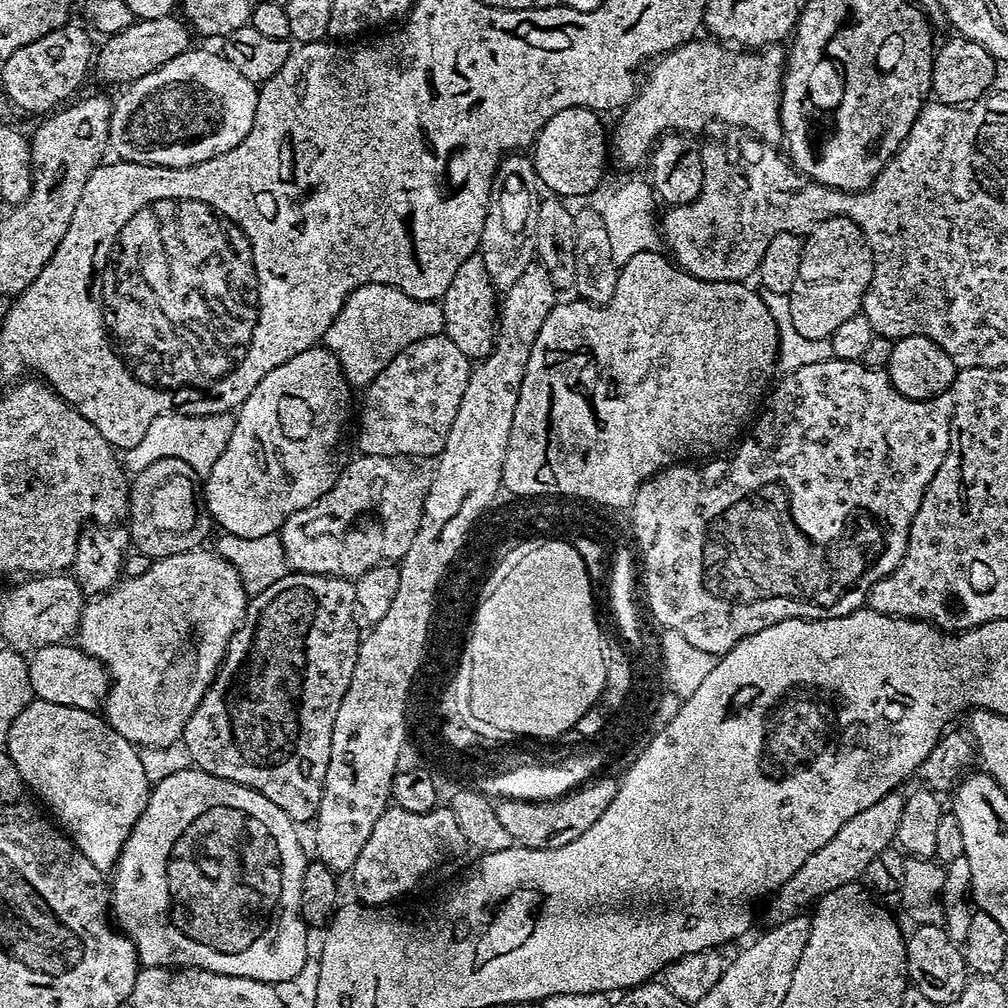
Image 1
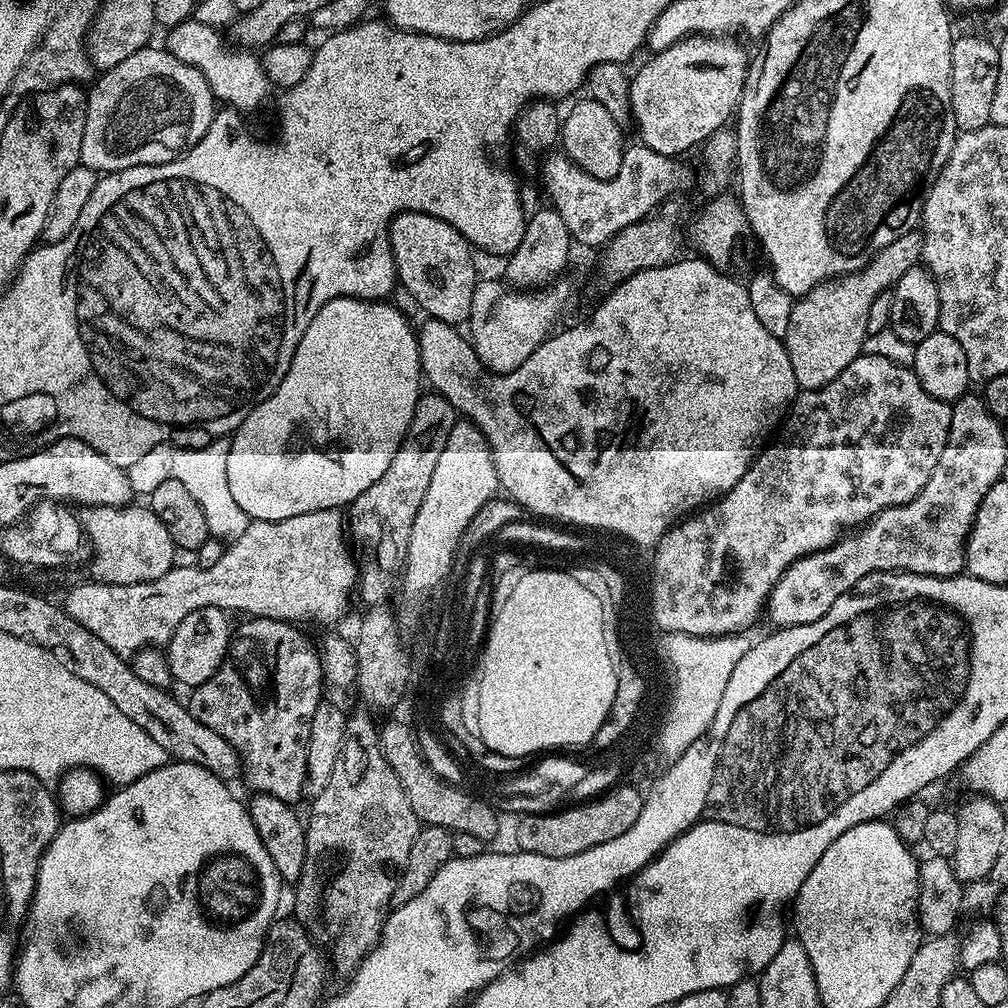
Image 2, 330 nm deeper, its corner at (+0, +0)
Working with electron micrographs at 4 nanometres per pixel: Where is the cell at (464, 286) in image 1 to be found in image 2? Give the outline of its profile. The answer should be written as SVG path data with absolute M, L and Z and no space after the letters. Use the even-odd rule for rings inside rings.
M400 212L388 226L396 275L403 291L418 302L425 317L460 326L470 314L470 298L478 279L468 239L442 218L425 212Z

